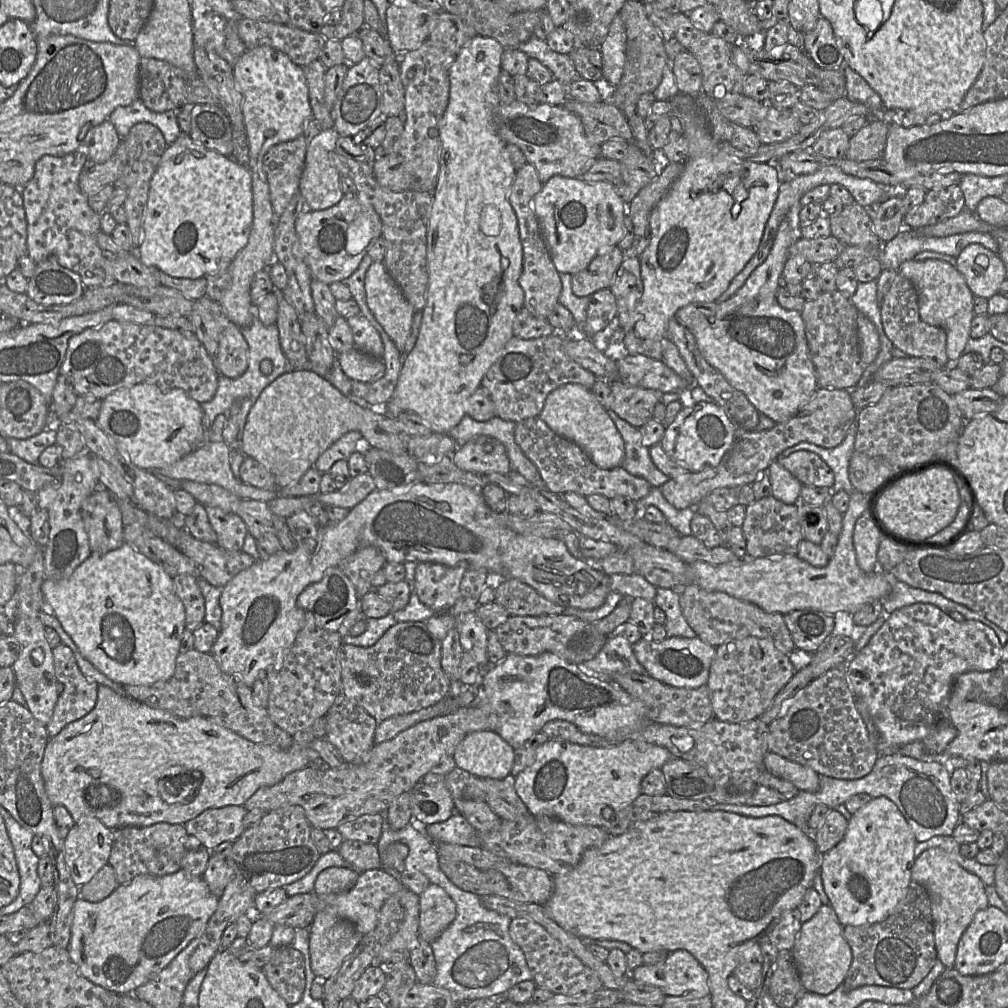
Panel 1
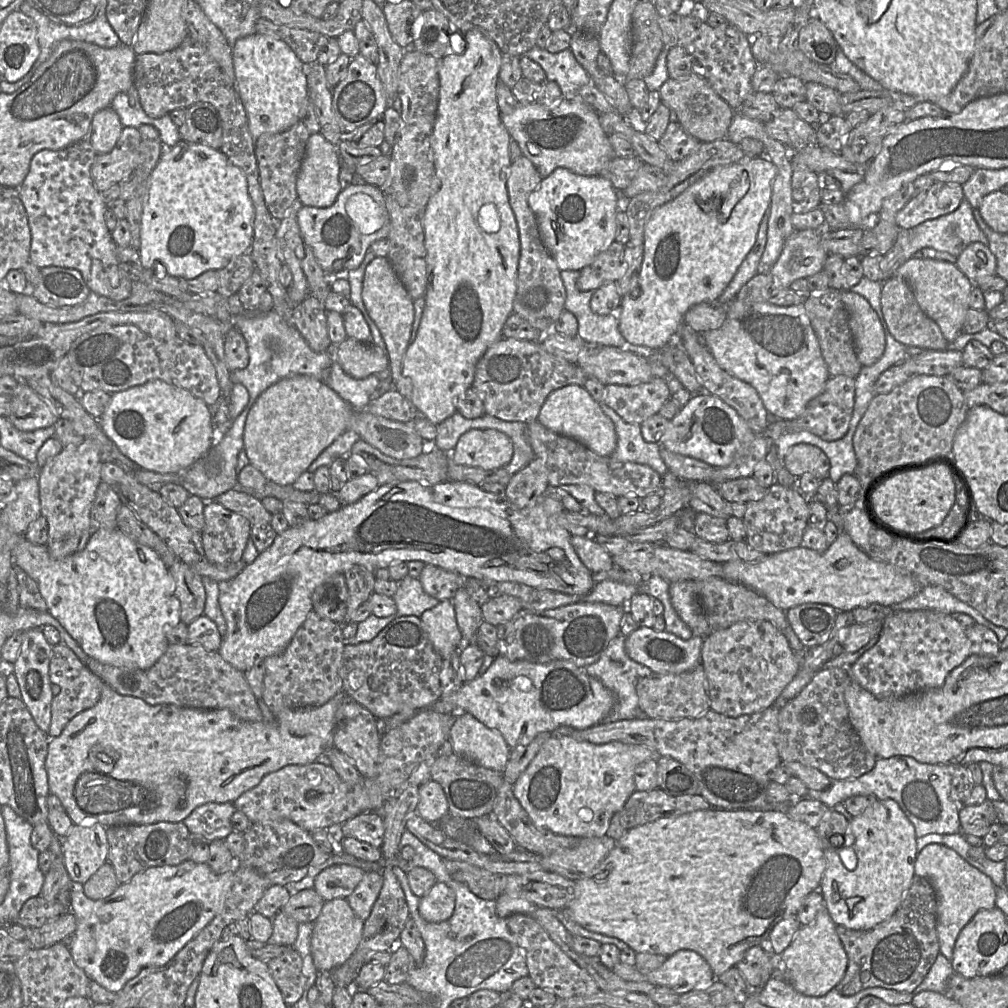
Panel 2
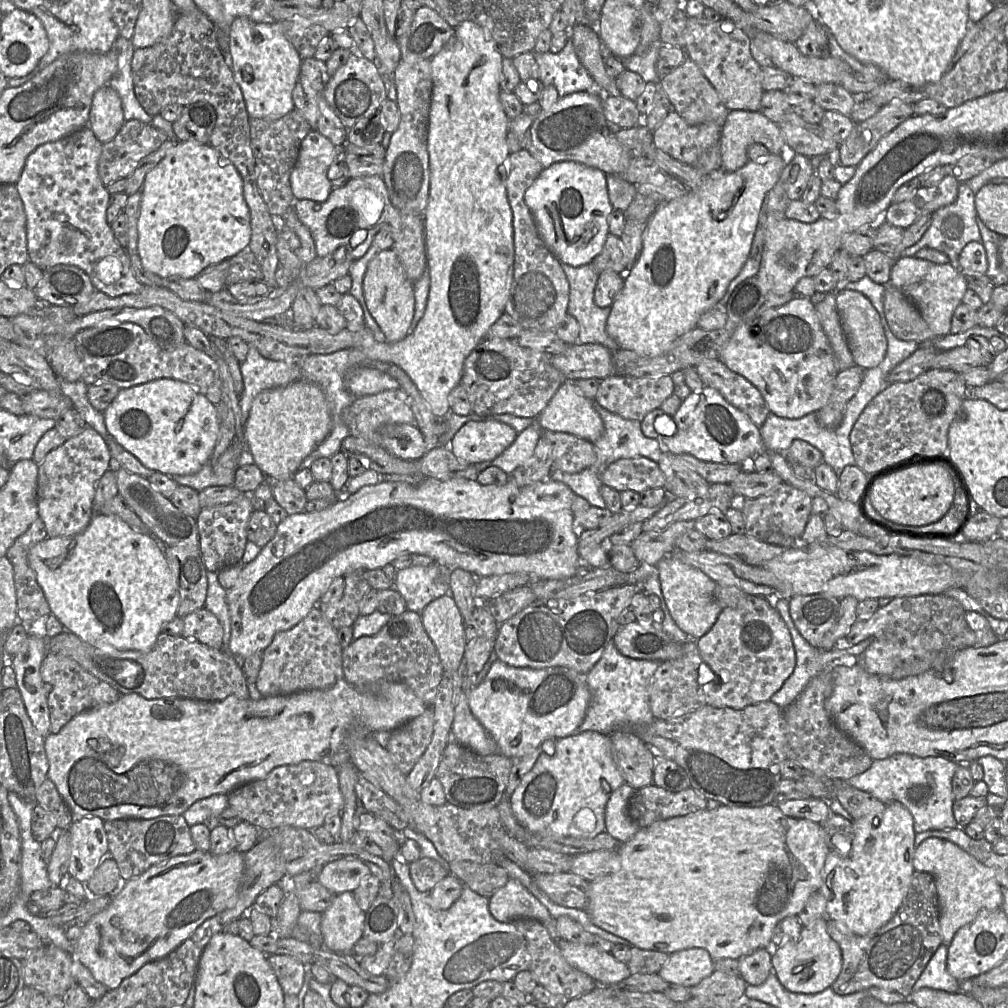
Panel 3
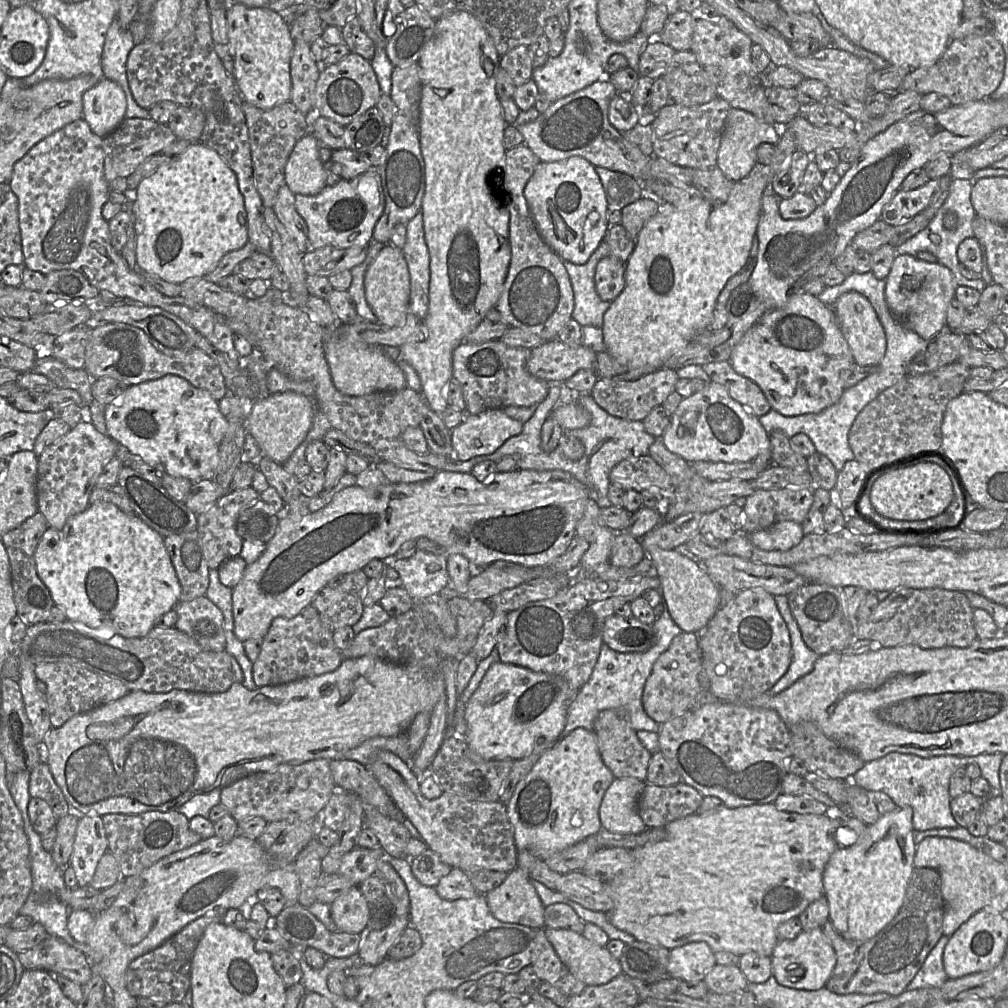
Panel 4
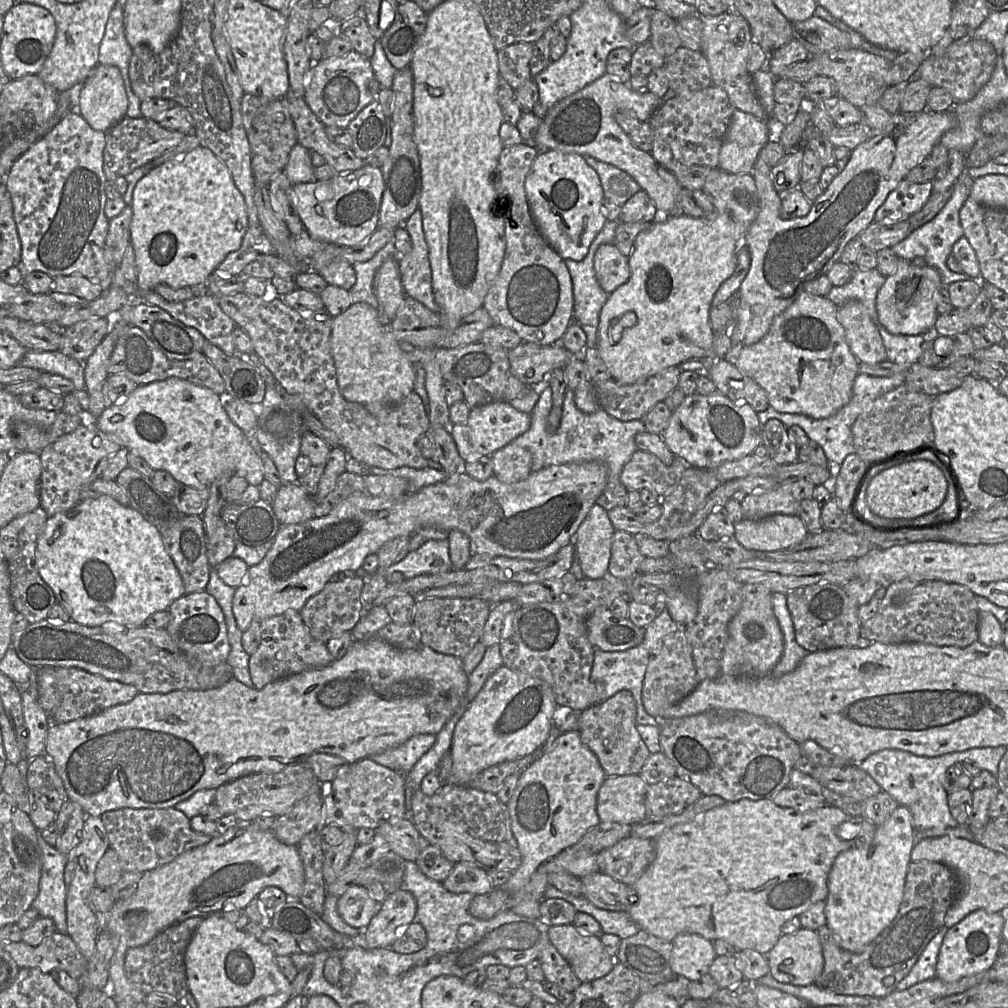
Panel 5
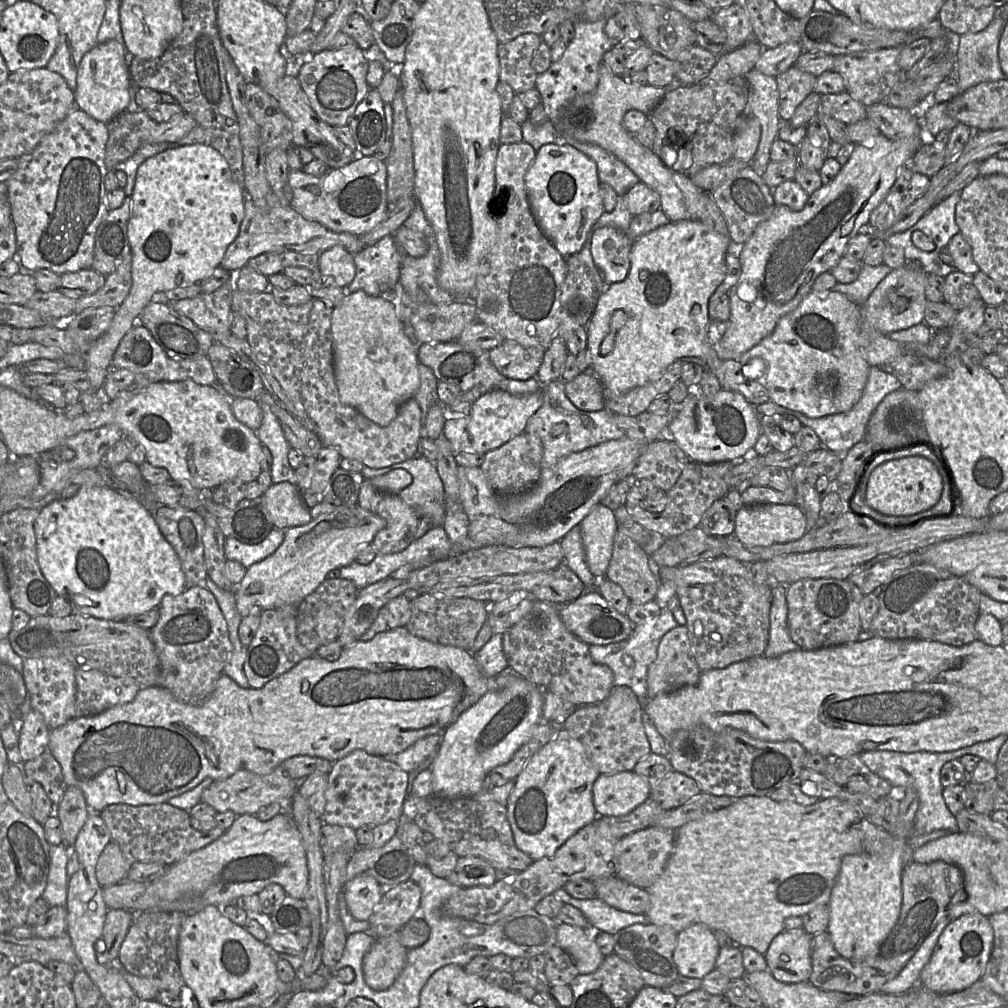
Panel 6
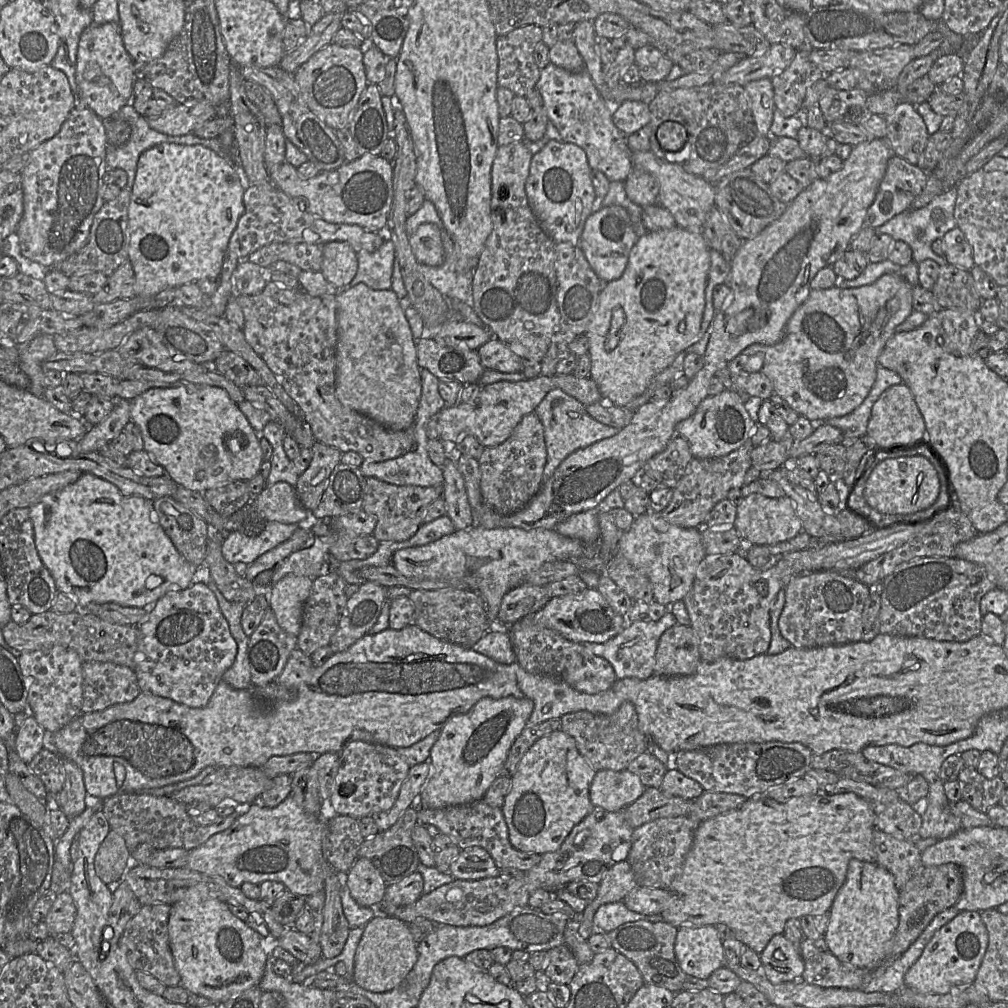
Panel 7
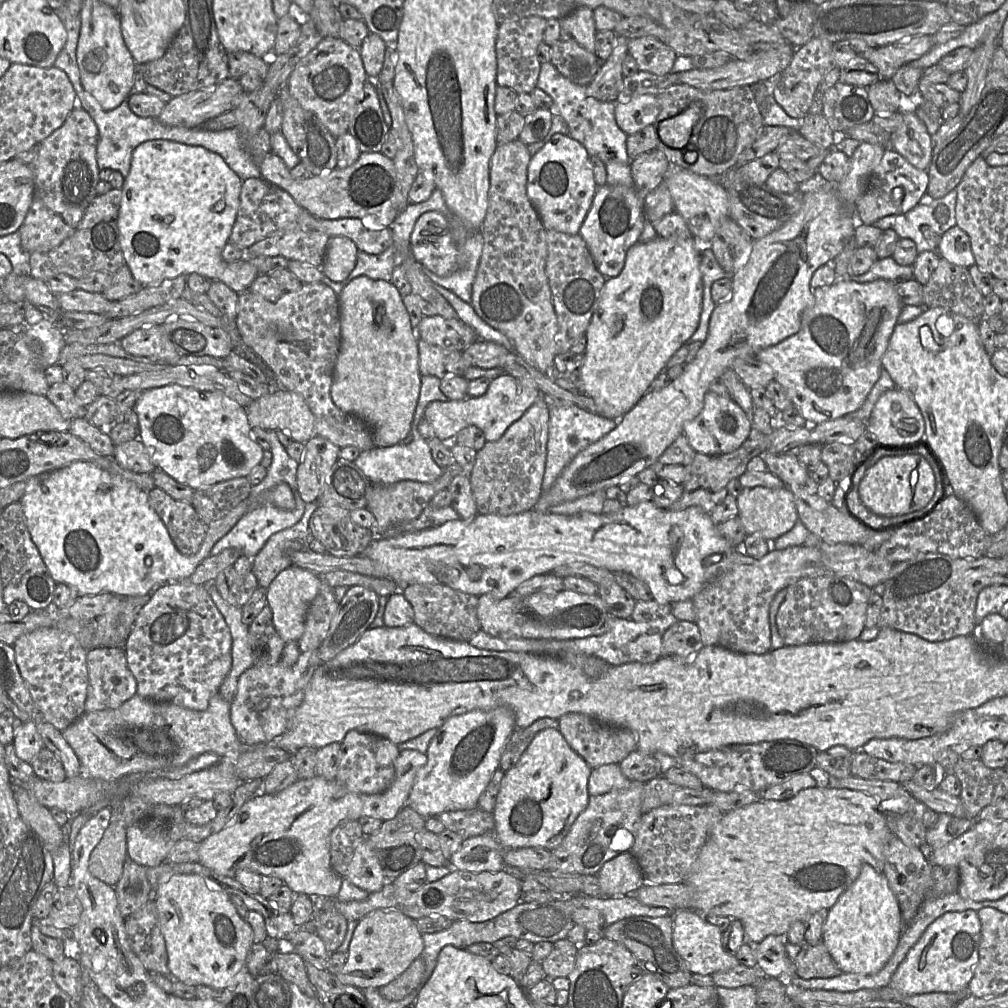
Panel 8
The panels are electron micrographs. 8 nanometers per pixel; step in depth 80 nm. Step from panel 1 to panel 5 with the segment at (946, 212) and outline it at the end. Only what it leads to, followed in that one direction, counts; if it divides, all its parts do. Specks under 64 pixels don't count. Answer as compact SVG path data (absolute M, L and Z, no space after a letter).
M904 178L877 209L874 222L894 224L918 213L933 194L933 182L913 183Z

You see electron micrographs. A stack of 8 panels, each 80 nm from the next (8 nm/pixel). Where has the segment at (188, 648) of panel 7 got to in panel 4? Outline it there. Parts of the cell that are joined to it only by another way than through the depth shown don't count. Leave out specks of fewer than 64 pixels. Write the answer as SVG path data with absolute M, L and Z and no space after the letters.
M206 595L191 601L179 601L173 610L178 614L177 630L187 634L204 649L225 651L223 614Z

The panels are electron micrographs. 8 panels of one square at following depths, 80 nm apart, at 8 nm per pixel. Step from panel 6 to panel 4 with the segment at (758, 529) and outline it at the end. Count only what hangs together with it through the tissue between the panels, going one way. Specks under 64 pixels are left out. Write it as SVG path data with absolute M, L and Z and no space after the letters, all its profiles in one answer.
M793 521L779 522L764 530L749 534L750 541L765 551L787 551L798 545L803 537L801 524Z

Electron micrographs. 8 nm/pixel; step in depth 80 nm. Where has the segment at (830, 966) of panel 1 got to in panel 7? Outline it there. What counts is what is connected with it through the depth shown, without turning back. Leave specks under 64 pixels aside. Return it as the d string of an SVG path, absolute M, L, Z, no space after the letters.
M784 934L774 935L760 958L762 972L773 984L801 979L804 960L799 946L788 940Z

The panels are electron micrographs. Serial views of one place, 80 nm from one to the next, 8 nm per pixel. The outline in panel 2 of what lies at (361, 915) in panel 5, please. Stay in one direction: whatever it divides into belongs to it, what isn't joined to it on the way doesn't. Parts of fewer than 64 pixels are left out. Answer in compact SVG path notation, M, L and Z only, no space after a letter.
M345 898L326 901L313 922L311 955L318 972L329 972L344 964L360 943L364 921L351 909Z

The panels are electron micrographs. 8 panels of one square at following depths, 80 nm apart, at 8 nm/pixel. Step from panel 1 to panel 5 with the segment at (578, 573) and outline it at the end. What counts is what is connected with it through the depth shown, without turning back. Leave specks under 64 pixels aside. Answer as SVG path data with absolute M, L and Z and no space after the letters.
M599 461L551 465L533 471L525 480L507 484L495 476L478 481L467 473L454 474L444 482L425 486L400 498L373 497L354 493L336 505L329 514L313 517L300 524L281 525L271 549L263 560L248 567L247 579L235 589L233 614L244 632L253 621L263 621L288 610L300 611L309 598L319 593L334 574L361 570L365 558L378 552L386 542L400 536L411 536L424 527L449 532L459 530L470 539L472 554L490 557L543 560L562 547L573 543L575 533L607 484L608 471Z

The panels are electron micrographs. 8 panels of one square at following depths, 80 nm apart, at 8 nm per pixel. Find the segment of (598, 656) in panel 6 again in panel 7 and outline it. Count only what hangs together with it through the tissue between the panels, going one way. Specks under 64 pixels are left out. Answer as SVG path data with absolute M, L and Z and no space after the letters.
M669 609L658 621L627 622L625 628L616 636L604 643L585 643L585 647L596 656L606 659L614 668L617 679L635 677L647 679L654 674L656 650L662 634L677 622Z

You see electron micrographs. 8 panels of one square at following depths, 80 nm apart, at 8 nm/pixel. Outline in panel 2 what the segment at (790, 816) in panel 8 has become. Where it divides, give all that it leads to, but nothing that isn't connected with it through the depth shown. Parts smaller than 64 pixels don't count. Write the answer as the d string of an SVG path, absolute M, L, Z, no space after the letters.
M710 808L706 810L697 810L690 813L685 813L678 816L671 816L671 817L664 817L657 819L653 822L646 823L644 825L635 827L629 831L626 832L624 836L622 836L618 841L616 841L615 847L609 852L607 857L600 863L600 865L594 870L594 875L590 877L586 877L583 879L579 879L575 881L574 886L574 892L573 897L568 903L567 907L565 909L562 909L565 914L575 923L579 924L583 928L604 934L606 936L611 936L618 938L622 941L624 941L626 944L629 945L630 948L632 948L636 953L639 952L646 952L646 953L652 953L652 954L661 954L665 955L667 957L673 955L677 951L688 949L693 950L700 954L709 964L711 967L716 979L719 978L721 974L723 974L725 971L730 969L731 967L736 966L736 964L744 957L745 952L752 946L755 945L767 945L767 939L774 928L774 926L780 922L781 920L789 917L792 914L797 914L802 901L813 891L817 891L820 888L822 877L824 874L826 868L826 860L825 860L825 851L824 848L821 845L819 836L817 831L807 825L804 822L796 821L791 819L787 813L781 812L781 811L774 811L774 810L758 810L758 809L724 809L724 808Z

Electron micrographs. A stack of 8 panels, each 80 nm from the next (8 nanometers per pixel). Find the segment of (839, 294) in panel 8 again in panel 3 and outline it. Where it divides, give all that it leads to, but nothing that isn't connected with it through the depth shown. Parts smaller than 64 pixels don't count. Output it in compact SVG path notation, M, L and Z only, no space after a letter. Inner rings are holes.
M903 255L894 261L889 284L901 290L915 305L935 336L945 336L950 333L953 312L962 302L962 298L968 288L966 277L959 273L950 263L937 264L915 256L908 257ZM795 296L782 306L764 310L746 320L718 359L759 390L771 413L788 419L798 419L821 409L829 400L838 375L815 305L805 296Z

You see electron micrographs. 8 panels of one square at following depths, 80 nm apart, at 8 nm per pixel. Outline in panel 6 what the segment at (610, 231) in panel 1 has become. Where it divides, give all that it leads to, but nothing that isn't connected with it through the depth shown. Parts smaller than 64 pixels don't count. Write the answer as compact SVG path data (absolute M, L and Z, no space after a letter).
M568 143L543 145L525 175L535 219L564 257L581 251L589 231L605 212L600 183L595 161Z

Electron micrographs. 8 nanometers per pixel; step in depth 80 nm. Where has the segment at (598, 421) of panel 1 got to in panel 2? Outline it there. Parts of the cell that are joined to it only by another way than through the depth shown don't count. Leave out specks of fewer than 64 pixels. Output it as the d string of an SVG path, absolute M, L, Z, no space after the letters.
M571 384L553 391L543 404L538 422L559 435L572 438L596 454L610 457L617 446L617 435L612 420L582 386Z

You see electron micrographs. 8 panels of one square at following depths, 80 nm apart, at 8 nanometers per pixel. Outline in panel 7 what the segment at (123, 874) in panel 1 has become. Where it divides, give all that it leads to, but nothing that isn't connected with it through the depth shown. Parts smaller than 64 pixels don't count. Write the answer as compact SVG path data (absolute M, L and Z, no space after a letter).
M145 793L117 794L104 799L102 812L109 822L110 830L114 830L124 839L130 853L144 843L157 850L183 848L190 851L202 845L214 834L230 827L239 816L248 810L249 806L250 804L238 804L230 815L218 816L215 822L208 826L194 824L186 811L186 804L166 796Z

